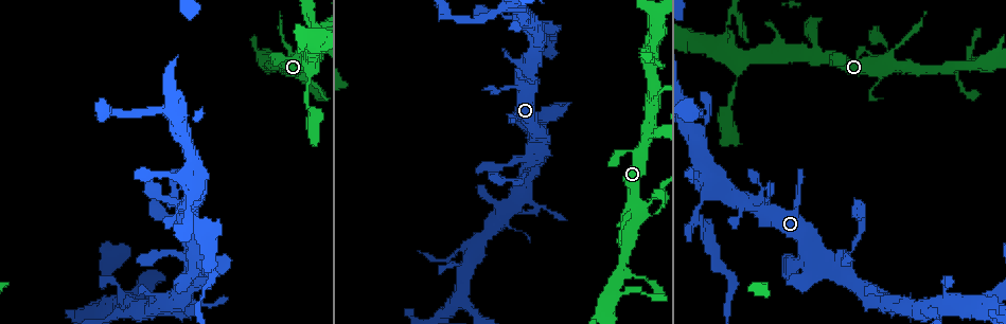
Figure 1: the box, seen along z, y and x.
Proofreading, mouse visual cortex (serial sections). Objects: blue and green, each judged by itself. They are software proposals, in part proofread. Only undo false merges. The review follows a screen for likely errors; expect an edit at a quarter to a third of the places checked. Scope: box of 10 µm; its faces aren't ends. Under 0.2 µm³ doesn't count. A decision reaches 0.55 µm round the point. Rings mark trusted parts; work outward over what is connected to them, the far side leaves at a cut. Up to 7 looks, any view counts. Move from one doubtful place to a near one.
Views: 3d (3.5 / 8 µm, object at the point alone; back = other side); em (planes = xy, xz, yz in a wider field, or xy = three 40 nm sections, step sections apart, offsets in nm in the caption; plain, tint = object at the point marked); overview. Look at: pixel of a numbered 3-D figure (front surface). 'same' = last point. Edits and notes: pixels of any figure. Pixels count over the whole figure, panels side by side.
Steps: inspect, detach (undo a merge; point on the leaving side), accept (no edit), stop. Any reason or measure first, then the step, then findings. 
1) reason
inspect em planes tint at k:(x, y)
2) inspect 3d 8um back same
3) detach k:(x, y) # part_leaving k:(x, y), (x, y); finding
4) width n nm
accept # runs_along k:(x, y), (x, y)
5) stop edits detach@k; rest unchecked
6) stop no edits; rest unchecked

abrupt turn
inspect 3d 3.5um at 1:(649, 205)

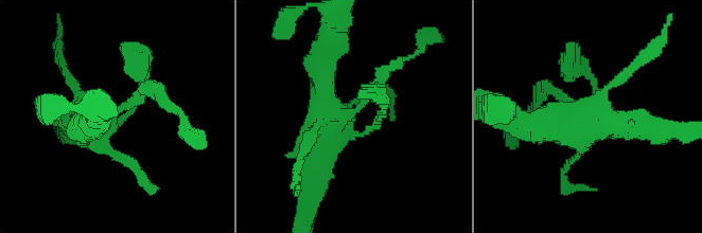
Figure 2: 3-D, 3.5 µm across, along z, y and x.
need the tissue
inspect em xy step 5 tint at 2:(348, 114)

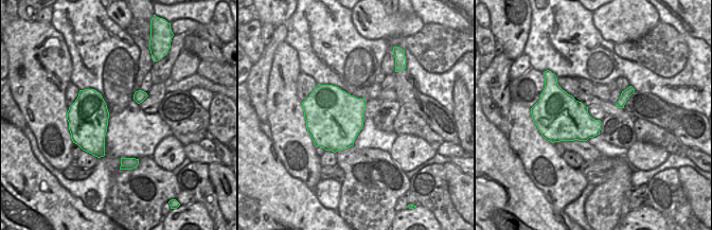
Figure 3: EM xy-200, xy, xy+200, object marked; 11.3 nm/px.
accept # runs_along 2:(83, 122), (155, 89); all the same cell

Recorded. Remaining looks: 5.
abrupt turn
inspect 3d 3.5um at 1:(304, 20)

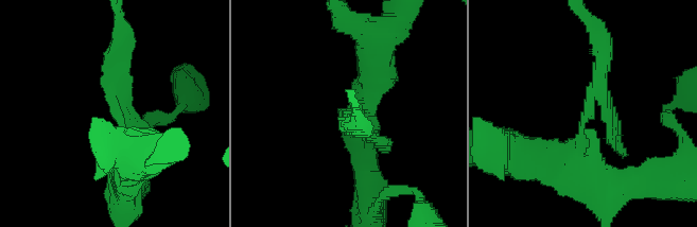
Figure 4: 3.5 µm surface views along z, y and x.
detach 4:(115, 91) # part_leaving 4:(582, 127), (600, 101), (626, 153); two cells meet here

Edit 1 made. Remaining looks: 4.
calibre changes
inspect 3d 3.5um at 1:(700, 204)

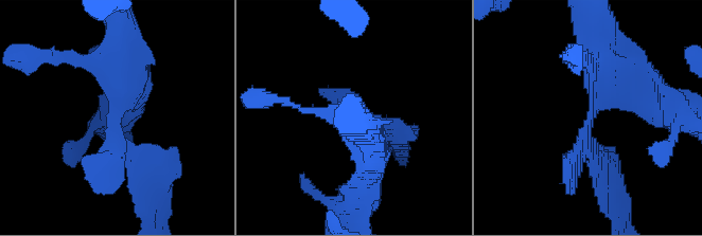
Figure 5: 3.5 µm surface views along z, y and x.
inspect em xy step 3 tint at 5:(593, 112)

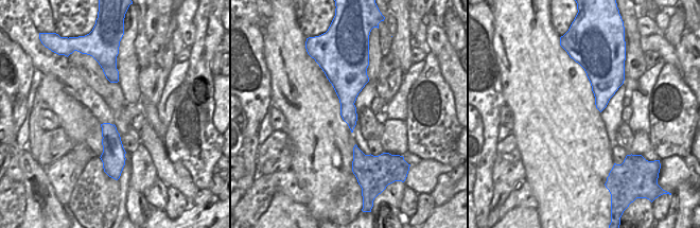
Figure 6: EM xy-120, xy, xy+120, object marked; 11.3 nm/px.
cut it another way
inspect em xy step 1 tint same

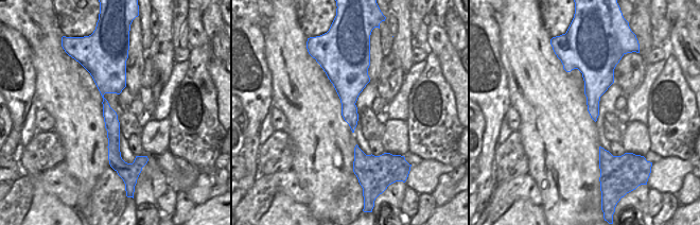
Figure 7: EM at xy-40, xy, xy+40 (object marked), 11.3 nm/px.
detach 5:(608, 183) # part_leaving 5:(593, 155), (620, 194), (622, 220); a second cell is stuck on

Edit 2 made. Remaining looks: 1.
stop edits detach@4, detach@5; rest unchecked

